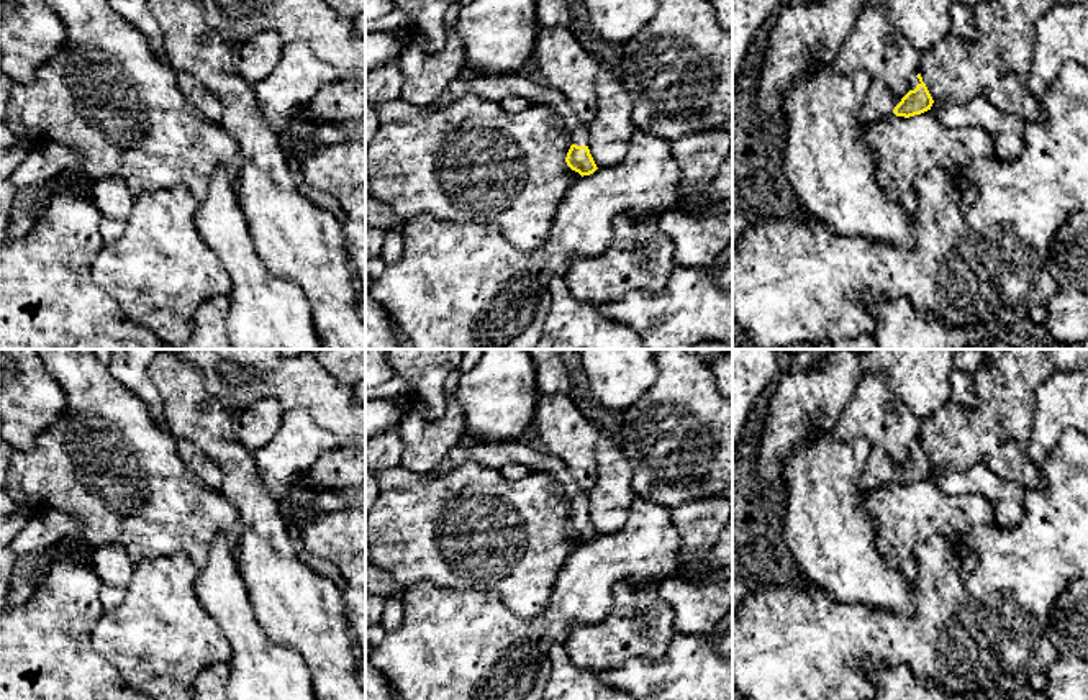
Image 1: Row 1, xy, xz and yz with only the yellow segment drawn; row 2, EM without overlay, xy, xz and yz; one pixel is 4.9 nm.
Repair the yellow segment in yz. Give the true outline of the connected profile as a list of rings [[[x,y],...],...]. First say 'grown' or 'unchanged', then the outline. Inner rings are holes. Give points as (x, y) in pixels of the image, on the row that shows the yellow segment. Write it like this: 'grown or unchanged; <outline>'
grown; [[[921,74],[911,77],[909,92],[903,98],[895,95],[882,80],[872,80],[860,116],[865,121],[890,115],[909,118],[931,110],[932,103],[934,100]]]

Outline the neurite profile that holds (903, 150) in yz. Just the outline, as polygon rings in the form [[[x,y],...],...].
[[[932,108],[909,118],[890,115],[867,121],[860,139],[872,152],[888,198],[896,200],[908,216],[918,211],[916,182],[919,177],[924,177],[931,170],[944,170],[963,180],[962,169],[972,161],[995,156],[995,141],[988,131],[978,126],[947,128]]]

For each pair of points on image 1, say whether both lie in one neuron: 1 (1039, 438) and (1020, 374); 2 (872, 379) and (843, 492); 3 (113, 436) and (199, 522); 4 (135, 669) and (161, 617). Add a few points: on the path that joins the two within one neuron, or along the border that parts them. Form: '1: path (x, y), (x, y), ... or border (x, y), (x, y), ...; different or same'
1: border (1044, 382), (1036, 392), (1028, 458); different
2: border (831, 430), (838, 440), (864, 438), (872, 446); different
3: path (135, 458), (177, 500); same
4: path (148, 656), (159, 645), (159, 630); same

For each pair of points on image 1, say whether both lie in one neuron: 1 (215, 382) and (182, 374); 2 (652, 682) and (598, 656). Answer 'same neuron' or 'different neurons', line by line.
1: different neurons
2: different neurons

